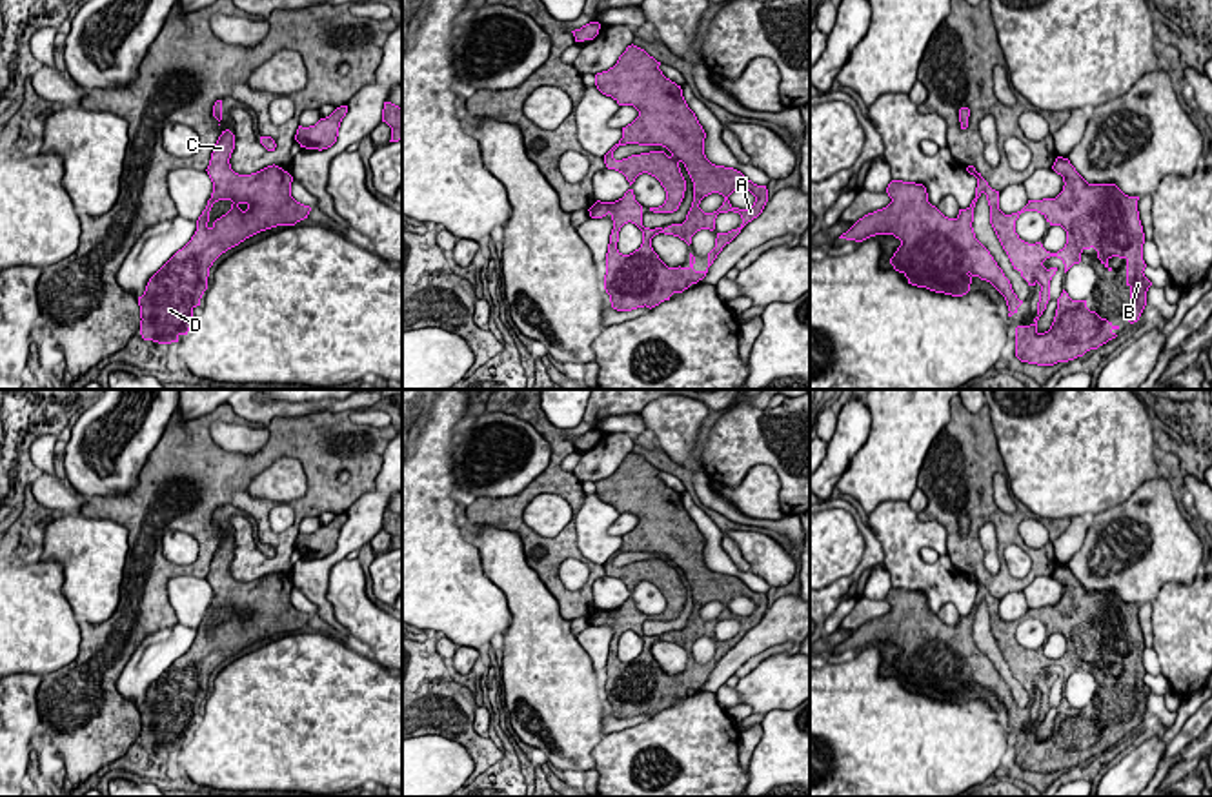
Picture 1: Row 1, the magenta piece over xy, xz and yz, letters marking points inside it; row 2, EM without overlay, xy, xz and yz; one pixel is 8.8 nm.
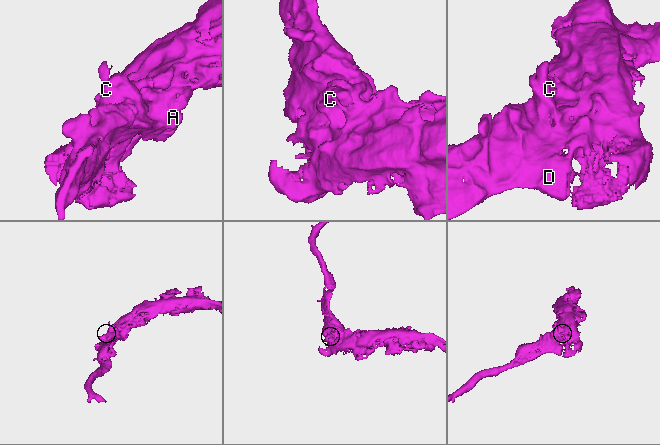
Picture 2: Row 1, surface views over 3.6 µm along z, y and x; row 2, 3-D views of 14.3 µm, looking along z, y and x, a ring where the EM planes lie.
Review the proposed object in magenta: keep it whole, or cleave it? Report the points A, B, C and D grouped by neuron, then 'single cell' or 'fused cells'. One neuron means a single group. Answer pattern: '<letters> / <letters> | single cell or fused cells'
A B C D | single cell

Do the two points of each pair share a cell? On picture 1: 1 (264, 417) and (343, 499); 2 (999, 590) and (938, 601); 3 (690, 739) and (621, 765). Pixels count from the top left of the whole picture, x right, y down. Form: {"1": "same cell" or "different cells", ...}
{"1": "different cells", "2": "different cells", "3": "same cell"}

